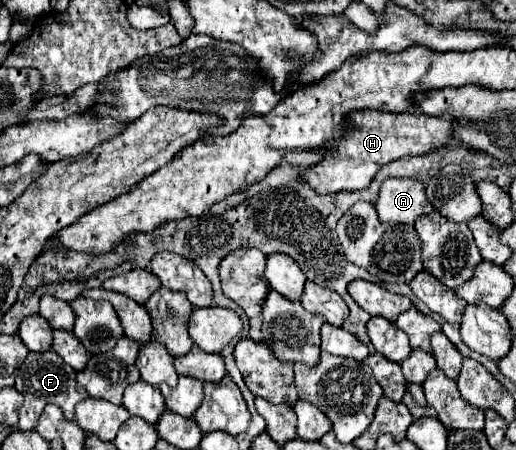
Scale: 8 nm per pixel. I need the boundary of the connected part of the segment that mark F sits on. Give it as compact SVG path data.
M46 351L46 353L28 353L26 361L18 367L18 375L16 375L16 389L24 395L24 405L18 411L18 429L22 431L32 431L36 427L36 421L44 409L44 405L54 403L64 411L66 419L74 419L74 407L76 403L84 401L88 397L86 389L76 381L76 371L66 365L56 351Z

